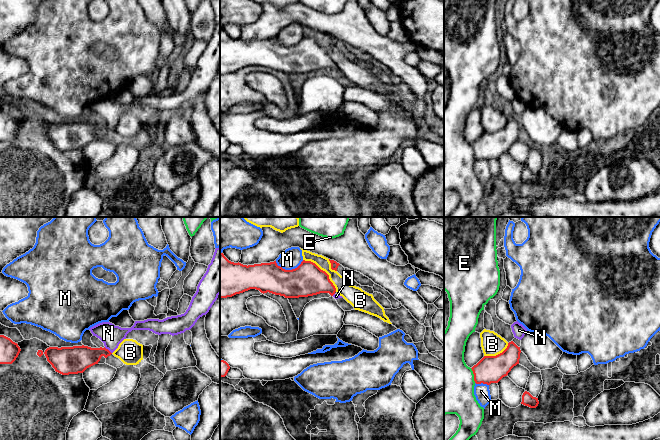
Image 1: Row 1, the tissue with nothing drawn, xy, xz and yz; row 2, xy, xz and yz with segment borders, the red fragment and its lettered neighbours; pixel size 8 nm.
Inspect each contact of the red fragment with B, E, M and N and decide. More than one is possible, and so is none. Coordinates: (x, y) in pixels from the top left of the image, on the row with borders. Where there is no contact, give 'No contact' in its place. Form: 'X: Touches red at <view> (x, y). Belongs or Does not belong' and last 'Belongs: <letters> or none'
B: Touches red at xz (324, 271). Does not belong
E: Touches red at yz (474, 375). Does not belong
M: Touches red at xz (289, 270). Does not belong
N: Touches red at xy (108, 350). Belongs
Belongs: N

